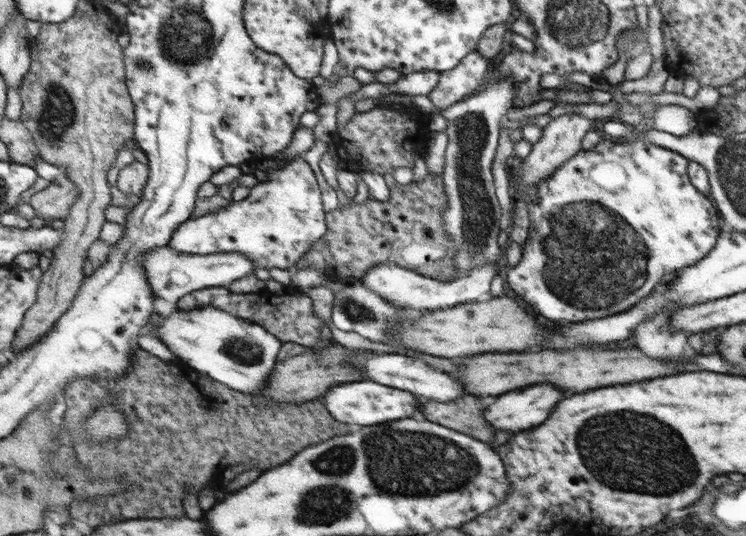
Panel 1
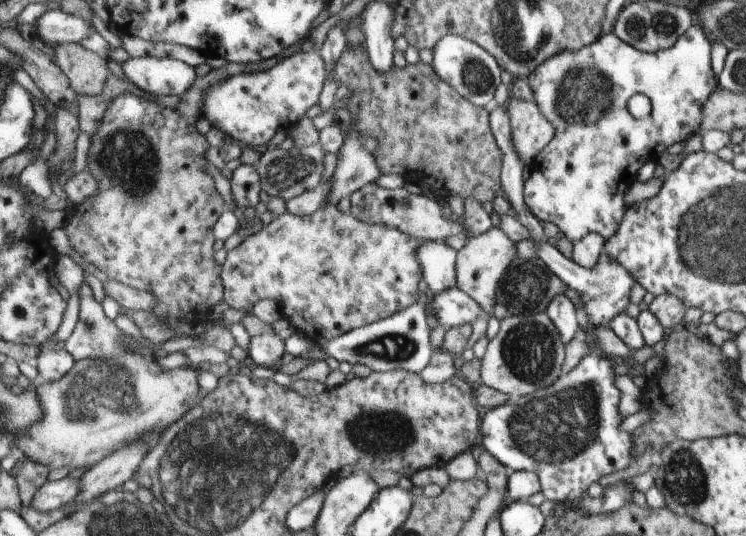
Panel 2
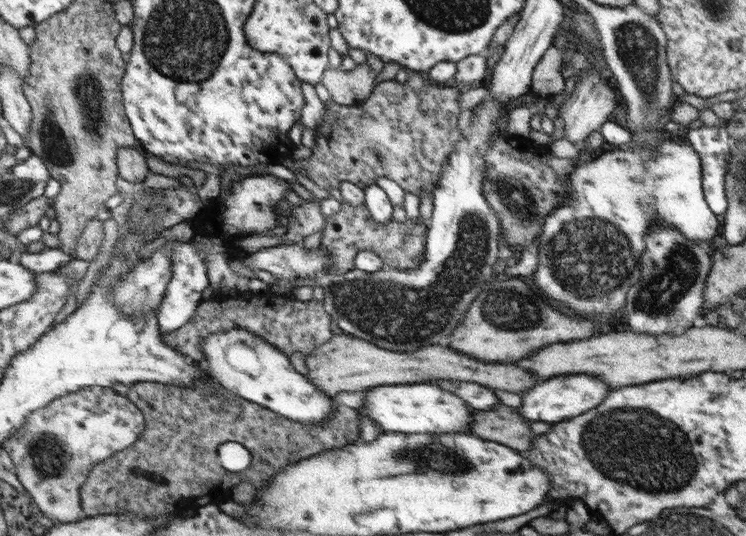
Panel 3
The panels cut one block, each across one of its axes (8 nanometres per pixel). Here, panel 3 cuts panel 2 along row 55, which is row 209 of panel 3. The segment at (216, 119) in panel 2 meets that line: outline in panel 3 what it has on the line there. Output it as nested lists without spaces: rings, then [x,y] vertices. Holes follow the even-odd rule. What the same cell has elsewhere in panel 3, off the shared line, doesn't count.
[[[308,201],[295,206],[286,222],[290,222],[290,230],[283,236],[284,243],[305,243],[310,235],[328,226],[328,217],[322,210],[322,201]]]

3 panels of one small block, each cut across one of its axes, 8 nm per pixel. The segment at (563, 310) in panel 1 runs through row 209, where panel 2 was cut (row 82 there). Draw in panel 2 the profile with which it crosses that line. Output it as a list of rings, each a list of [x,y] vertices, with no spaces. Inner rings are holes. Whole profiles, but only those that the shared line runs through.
[[[692,24],[689,30],[677,40],[672,48],[668,50],[661,50],[660,52],[647,53],[634,48],[633,45],[629,45],[626,41],[620,40],[614,32],[602,36],[598,42],[588,44],[576,52],[572,50],[562,50],[558,52],[558,55],[552,56],[545,63],[536,67],[528,76],[528,84],[532,89],[533,101],[538,103],[538,108],[542,112],[542,116],[548,119],[548,122],[554,126],[554,138],[550,140],[545,150],[538,155],[538,158],[529,166],[530,177],[524,181],[524,204],[530,208],[530,212],[540,220],[540,222],[552,222],[556,224],[562,231],[562,234],[566,236],[569,241],[579,241],[583,236],[589,235],[592,232],[600,234],[602,238],[607,241],[612,236],[617,234],[618,224],[621,224],[622,214],[626,210],[626,197],[628,193],[626,190],[630,186],[624,186],[624,184],[630,184],[634,178],[636,178],[636,172],[641,170],[642,164],[655,162],[658,158],[658,154],[662,154],[668,146],[672,146],[674,142],[684,142],[688,138],[688,134],[696,132],[698,126],[700,126],[700,120],[702,120],[702,106],[705,106],[704,102],[708,102],[709,96],[716,90],[716,78],[714,78],[712,52],[710,52],[710,42],[704,34],[704,30],[698,26],[698,24]],[[632,94],[644,94],[648,96],[650,102],[652,102],[652,114],[650,118],[642,118],[642,120],[634,120],[628,112],[626,112],[626,102]]]

